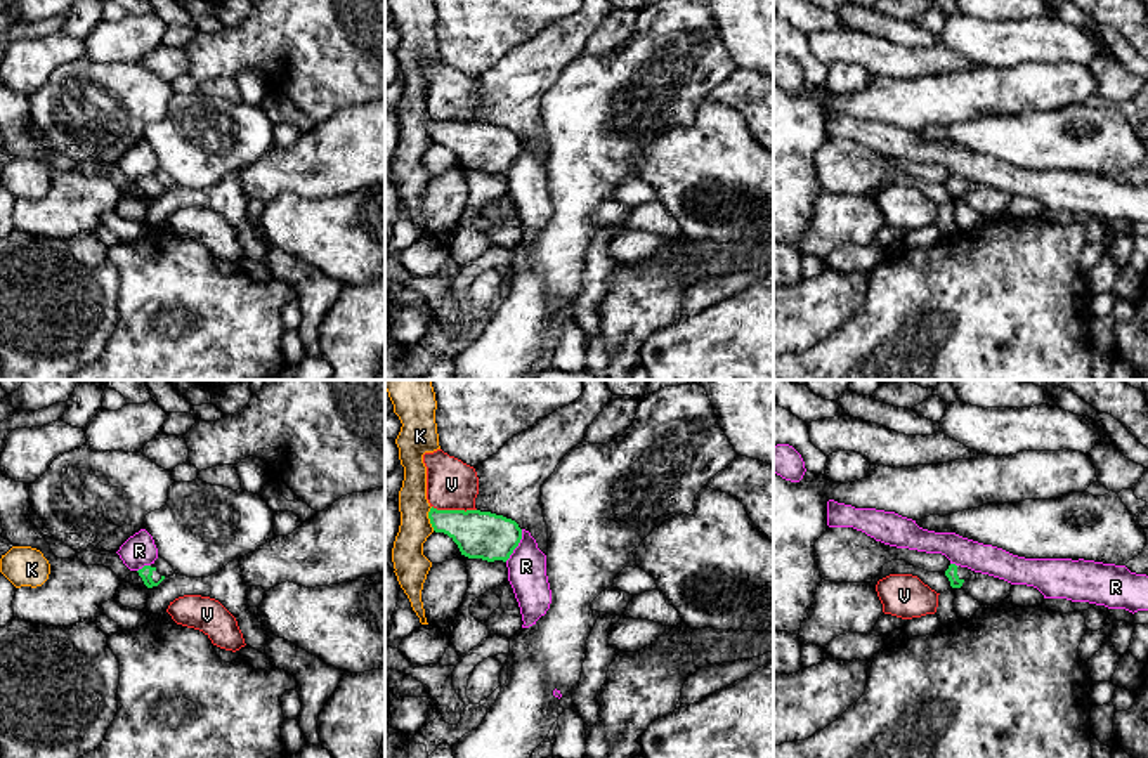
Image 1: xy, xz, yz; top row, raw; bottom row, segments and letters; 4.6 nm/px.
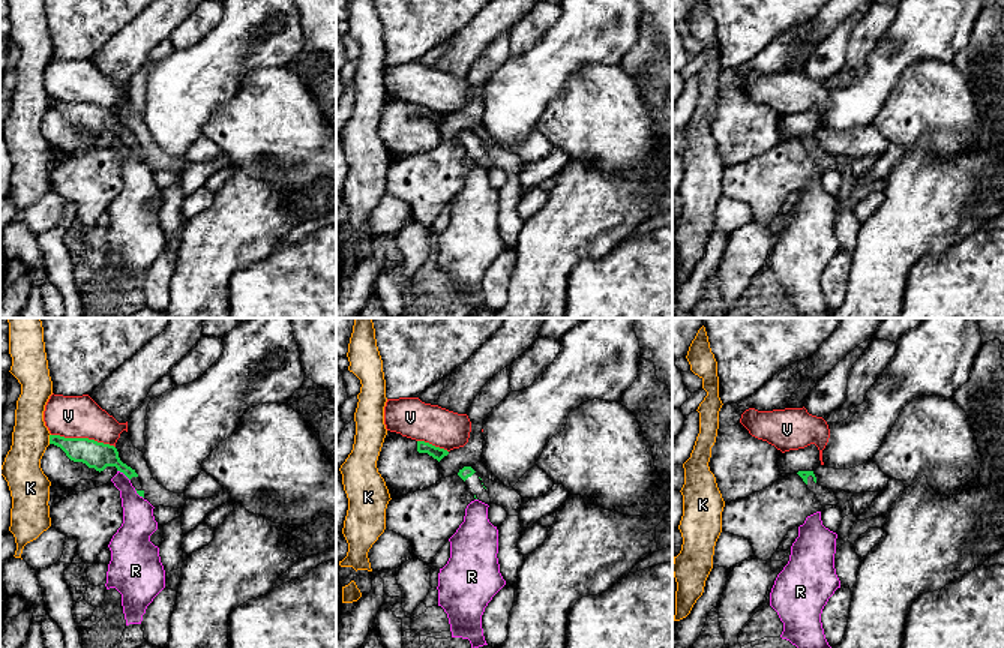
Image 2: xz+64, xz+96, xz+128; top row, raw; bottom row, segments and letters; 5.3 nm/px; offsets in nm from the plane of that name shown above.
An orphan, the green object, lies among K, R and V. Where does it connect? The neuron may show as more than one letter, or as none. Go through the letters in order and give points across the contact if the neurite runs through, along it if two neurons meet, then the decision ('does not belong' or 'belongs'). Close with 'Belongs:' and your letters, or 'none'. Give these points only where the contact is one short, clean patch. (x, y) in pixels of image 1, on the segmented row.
K: along xz (430, 507), (429, 519), (434, 529) | does not belong
R: along xz (522, 529), (519, 545), (505, 561) | does not belong
V: does not belong
Belongs: none

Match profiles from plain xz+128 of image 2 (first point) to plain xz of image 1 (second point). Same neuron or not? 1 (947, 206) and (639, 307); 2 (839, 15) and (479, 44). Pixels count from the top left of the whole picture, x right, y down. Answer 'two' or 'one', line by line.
1: one
2: two

